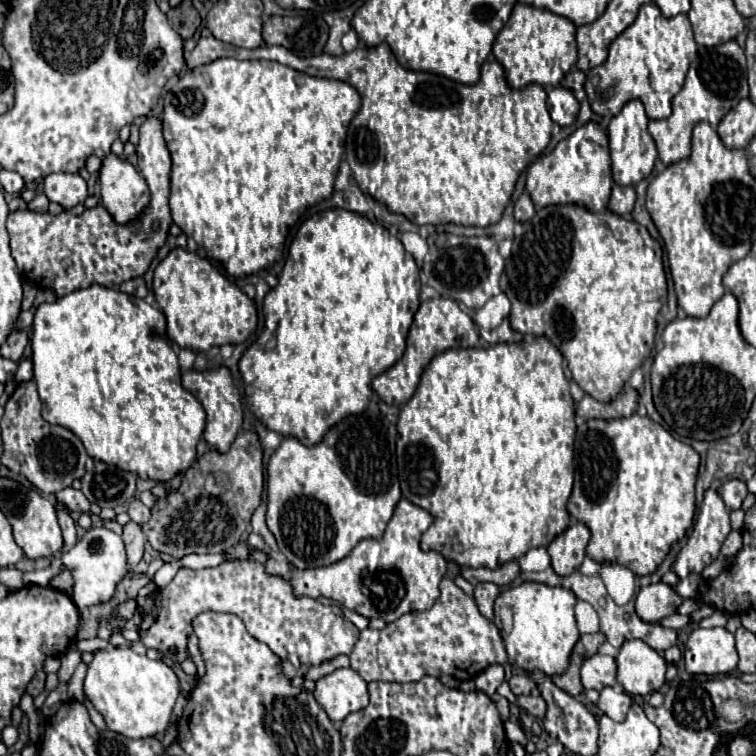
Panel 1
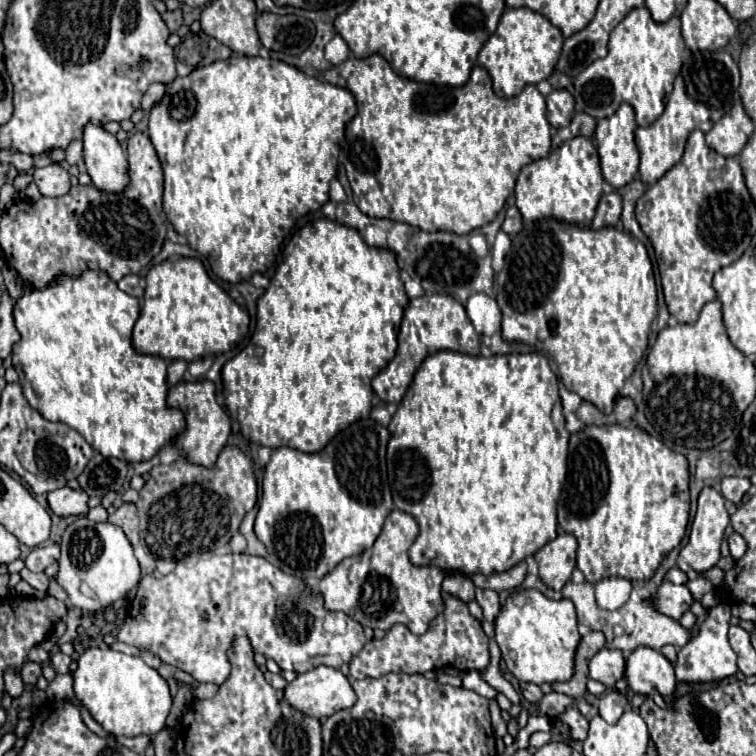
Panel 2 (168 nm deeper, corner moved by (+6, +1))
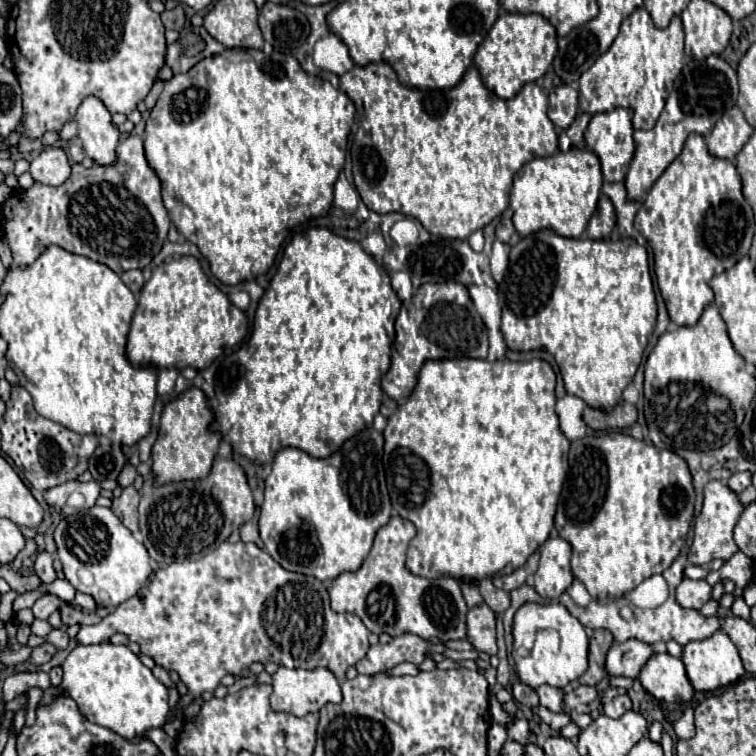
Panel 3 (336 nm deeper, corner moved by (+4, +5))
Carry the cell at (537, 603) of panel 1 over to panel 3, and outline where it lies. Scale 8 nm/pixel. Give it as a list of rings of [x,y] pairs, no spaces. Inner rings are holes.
[[[559,602],[547,606],[523,604],[515,614],[513,638],[513,660],[519,680],[531,688],[539,688],[543,684],[563,688],[587,670],[587,632],[579,624],[579,620],[575,620]]]

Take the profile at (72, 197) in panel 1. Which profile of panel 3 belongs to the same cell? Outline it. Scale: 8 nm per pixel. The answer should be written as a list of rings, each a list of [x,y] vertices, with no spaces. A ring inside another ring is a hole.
[[[49,146],[31,160],[29,172],[31,172],[33,180],[37,180],[41,184],[59,186],[69,178],[71,164],[69,164],[69,158],[63,148]]]

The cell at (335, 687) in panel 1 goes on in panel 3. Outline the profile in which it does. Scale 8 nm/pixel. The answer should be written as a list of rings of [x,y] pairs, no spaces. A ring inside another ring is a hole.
[[[279,666],[279,670],[271,678],[273,678],[271,708],[275,712],[289,712],[293,716],[305,716],[309,712],[317,714],[323,704],[327,704],[327,702],[339,704],[339,700],[341,700],[341,686],[327,668],[315,668],[315,670],[295,668],[295,670],[289,670],[285,666]]]

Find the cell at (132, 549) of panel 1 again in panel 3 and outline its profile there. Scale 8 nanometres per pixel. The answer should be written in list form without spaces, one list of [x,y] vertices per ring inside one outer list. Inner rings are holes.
[[[133,486],[123,488],[119,498],[113,498],[111,510],[121,518],[121,522],[131,530],[137,532],[139,530],[139,522],[137,522],[137,506],[139,506],[139,492]]]

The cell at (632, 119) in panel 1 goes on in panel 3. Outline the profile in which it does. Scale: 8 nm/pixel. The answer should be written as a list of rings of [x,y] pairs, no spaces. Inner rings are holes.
[[[615,108],[611,112],[595,114],[585,130],[585,144],[589,150],[593,150],[601,162],[601,172],[607,182],[621,182],[629,170],[631,156],[635,152],[633,142],[633,126],[631,126],[631,110],[629,108]]]

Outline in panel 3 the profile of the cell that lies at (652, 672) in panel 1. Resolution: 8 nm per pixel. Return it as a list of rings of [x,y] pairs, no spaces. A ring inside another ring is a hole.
[[[655,654],[639,674],[643,688],[667,704],[689,704],[695,696],[695,690],[687,678],[685,666],[679,658],[665,654]]]

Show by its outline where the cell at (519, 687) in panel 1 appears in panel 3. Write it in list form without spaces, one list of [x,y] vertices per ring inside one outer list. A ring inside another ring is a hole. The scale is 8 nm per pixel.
[[[539,686],[537,694],[541,700],[541,706],[545,706],[551,712],[563,712],[563,698],[565,698],[563,690],[551,688],[551,686]]]

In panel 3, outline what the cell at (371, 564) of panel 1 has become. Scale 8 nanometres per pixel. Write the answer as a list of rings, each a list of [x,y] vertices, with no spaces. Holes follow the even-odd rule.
[[[391,516],[389,524],[385,524],[373,542],[373,548],[357,572],[343,572],[333,580],[331,608],[335,612],[355,612],[369,632],[401,636],[405,632],[417,634],[421,638],[439,638],[447,640],[463,640],[467,636],[467,612],[461,586],[453,578],[443,580],[427,580],[413,576],[405,568],[405,552],[409,540],[415,536],[415,526],[401,516]]]

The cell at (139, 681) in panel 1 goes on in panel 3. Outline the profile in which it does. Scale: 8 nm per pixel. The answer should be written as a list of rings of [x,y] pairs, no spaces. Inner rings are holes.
[[[103,642],[97,646],[77,646],[63,662],[63,682],[59,692],[71,696],[79,712],[123,738],[135,738],[151,728],[161,728],[169,718],[167,688],[127,646]]]

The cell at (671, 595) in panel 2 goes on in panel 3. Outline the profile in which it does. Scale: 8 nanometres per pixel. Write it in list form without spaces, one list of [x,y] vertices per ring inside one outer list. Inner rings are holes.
[[[685,578],[677,588],[677,600],[685,608],[701,608],[707,600],[711,600],[711,586],[707,580],[689,580]]]

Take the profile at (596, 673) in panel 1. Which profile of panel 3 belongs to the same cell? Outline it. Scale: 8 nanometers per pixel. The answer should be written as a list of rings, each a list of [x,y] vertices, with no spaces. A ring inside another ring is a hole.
[[[627,640],[623,644],[613,644],[607,652],[607,672],[611,676],[637,678],[647,660],[655,654],[653,646],[641,640]]]

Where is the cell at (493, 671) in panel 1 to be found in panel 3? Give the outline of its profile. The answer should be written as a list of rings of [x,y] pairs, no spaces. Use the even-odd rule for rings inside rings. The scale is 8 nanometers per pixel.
[[[523,682],[513,684],[513,696],[515,696],[515,700],[521,702],[523,706],[529,706],[529,708],[539,706],[539,696],[537,696],[537,692],[535,692],[531,686],[523,684]]]

